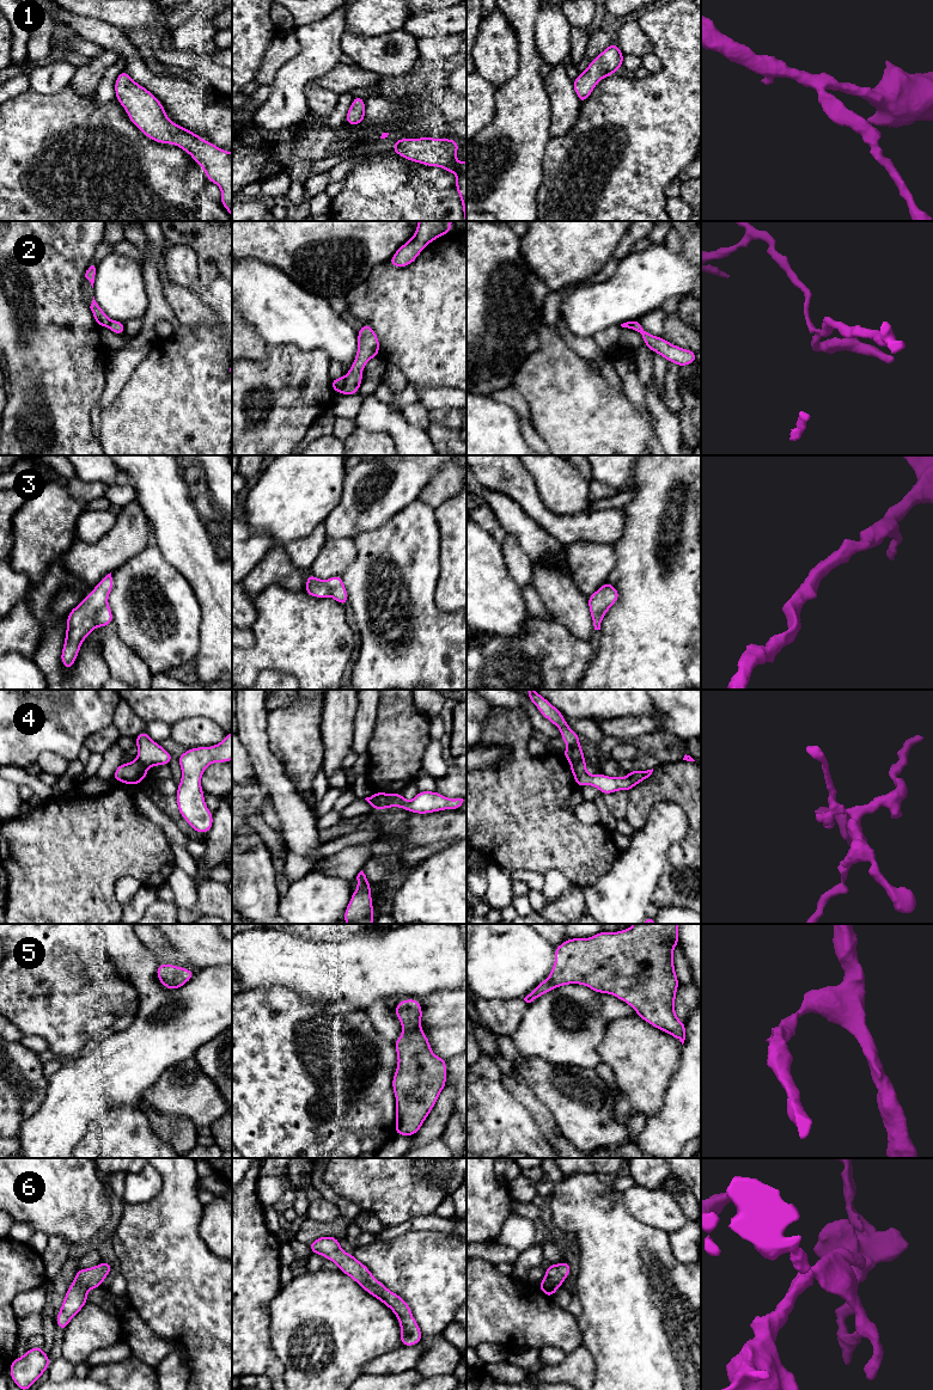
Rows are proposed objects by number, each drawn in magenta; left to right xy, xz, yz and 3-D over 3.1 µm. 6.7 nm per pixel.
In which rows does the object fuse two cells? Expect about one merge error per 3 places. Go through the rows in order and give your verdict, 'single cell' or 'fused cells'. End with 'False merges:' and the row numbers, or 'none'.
1: single cell
2: fused cells
3: single cell
4: fused cells
5: single cell
6: single cell
False merges: 2, 4

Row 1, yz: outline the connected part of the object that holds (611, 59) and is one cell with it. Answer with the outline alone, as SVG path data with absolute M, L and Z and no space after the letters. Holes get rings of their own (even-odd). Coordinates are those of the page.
M611 43L589 63L587 69L583 74L578 74L573 80L573 87L581 104L586 102L600 79L611 76L623 66L623 56L618 45Z

